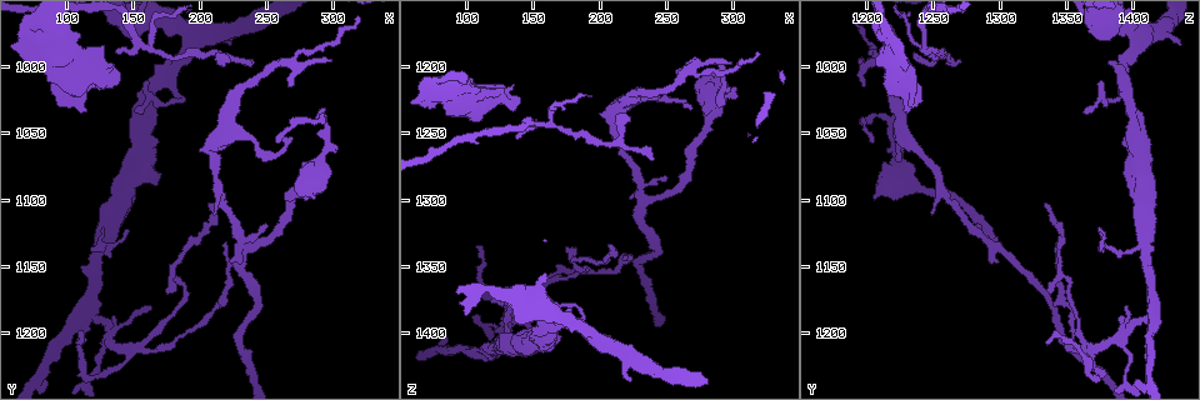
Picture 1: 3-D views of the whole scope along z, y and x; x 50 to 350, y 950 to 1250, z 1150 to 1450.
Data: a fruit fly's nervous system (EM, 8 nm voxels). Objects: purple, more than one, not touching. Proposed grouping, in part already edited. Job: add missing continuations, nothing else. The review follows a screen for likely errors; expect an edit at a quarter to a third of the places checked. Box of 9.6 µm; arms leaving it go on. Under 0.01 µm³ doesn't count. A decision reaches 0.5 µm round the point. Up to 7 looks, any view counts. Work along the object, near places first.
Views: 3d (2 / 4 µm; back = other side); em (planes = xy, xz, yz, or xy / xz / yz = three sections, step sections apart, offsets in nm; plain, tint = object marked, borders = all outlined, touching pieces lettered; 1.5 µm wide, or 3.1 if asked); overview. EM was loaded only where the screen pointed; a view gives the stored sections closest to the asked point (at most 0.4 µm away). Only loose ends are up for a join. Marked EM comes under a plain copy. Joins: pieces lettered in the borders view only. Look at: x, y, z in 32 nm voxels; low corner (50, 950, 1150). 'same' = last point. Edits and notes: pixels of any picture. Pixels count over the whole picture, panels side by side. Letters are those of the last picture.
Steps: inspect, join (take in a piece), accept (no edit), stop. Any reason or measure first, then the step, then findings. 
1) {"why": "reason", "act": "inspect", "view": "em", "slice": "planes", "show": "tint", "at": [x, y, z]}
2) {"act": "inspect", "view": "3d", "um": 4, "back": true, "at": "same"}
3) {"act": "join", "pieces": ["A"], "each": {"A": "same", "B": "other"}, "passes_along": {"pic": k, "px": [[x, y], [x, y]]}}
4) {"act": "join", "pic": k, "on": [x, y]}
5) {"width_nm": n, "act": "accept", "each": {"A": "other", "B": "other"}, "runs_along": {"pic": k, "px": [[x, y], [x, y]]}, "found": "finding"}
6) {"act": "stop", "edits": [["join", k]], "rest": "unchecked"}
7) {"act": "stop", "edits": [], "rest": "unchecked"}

{"why": "thin end", "act": "inspect", "view": "3d", "um": 2, "at": [218, 988, 1234]}

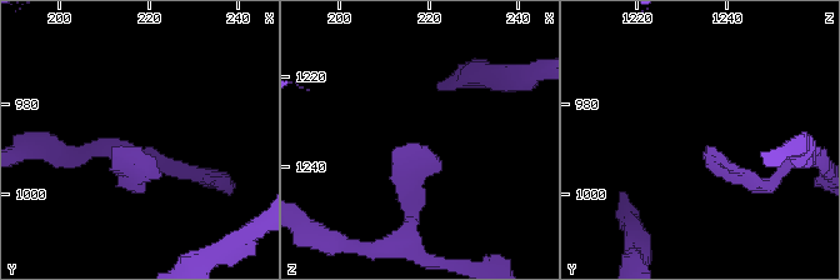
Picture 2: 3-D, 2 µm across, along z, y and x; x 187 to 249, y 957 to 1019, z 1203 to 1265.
{"why": "now the EM", "act": "inspect", "view": "em", "slice": "planes", "show": "borders", "at": [217, 989, 1235]}

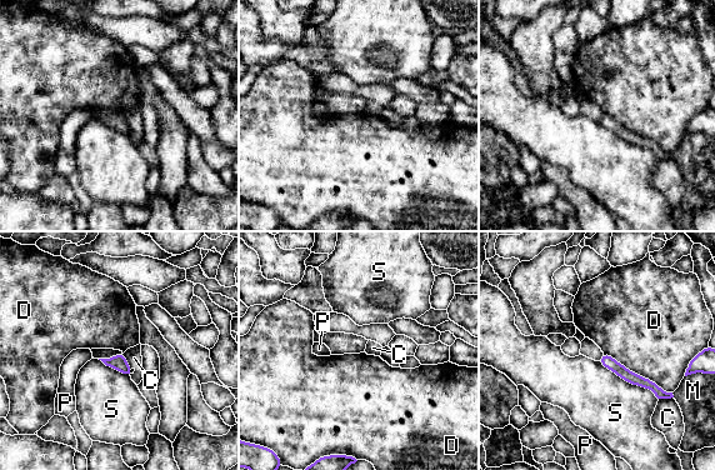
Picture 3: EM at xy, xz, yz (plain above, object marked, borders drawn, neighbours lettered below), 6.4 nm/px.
{"act": "accept", "each": {"C": "other", "D": "other", "M": "other", "P": "other", "S": "other"}, "runs_along": {"pic": 3, "px": [[604, 358], [659, 393]]}, "found": "none of them fits"}

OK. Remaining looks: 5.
{"why": "tapers out", "act": "inspect", "view": "3d", "um": 4, "at": [220, 1132, 1342]}

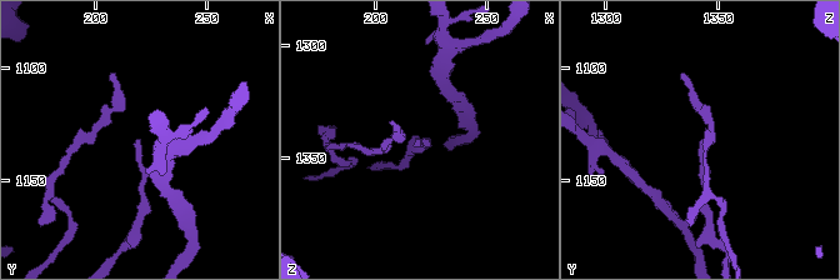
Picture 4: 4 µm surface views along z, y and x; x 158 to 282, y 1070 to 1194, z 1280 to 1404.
{"act": "inspect", "view": "em", "slice": "planes", "show": "borders", "at": [220, 1131, 1343]}

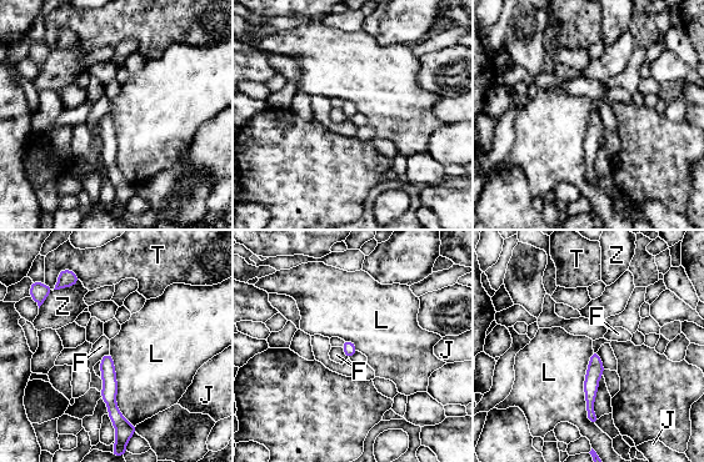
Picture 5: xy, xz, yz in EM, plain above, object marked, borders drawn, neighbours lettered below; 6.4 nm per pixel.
{"longest_contact_nm": ["L", 500], "act": "accept", "each": {"F": "other", "J": "other", "L": "other", "T": "other", "Z": "other"}, "border": {"pic": 5, "px": [[593, 350], [583, 392], [595, 426]]}, "found": "no lettered piece goes on from it"}

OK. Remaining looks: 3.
{"why": "branch stops here", "act": "inspect", "view": "3d", "um": 4, "at": [136, 1188, 1394]}

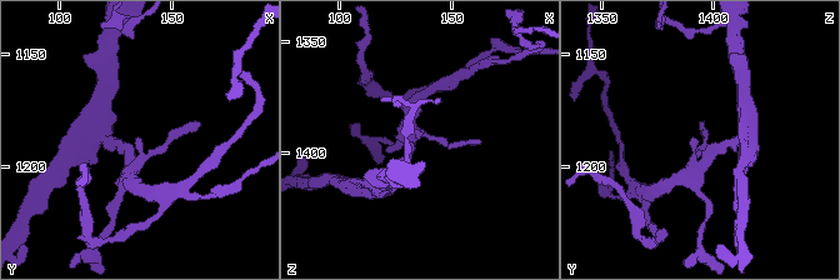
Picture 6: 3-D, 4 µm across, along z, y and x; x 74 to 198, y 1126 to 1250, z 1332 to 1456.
{"why": "need the tissue", "act": "inspect", "view": "em", "slice": "planes", "show": "tint", "at": [137, 1189, 1394]}

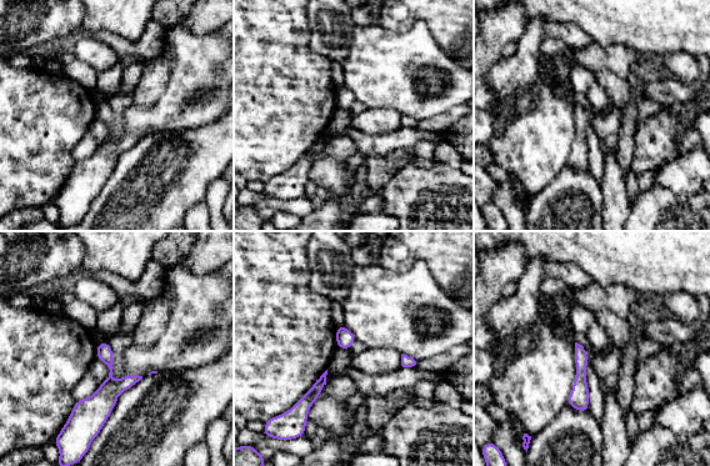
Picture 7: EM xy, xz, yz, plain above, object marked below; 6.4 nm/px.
{"act": "inspect", "view": "em", "slice": "planes", "show": "borders", "at": "same"}

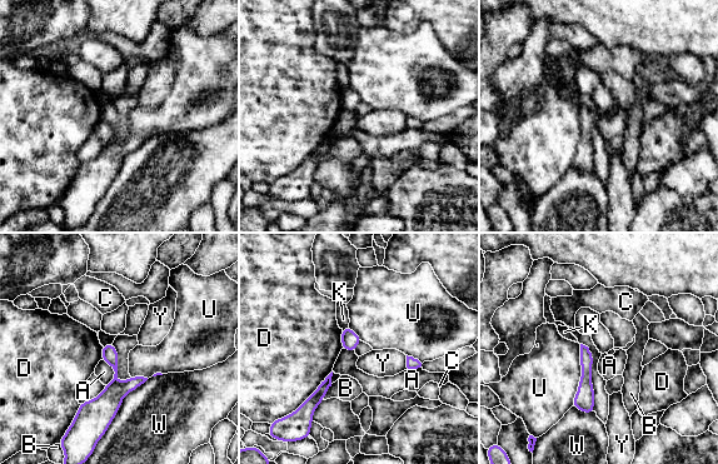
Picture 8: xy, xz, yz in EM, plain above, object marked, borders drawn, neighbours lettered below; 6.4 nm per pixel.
{"act": "accept", "each": {"A": "other", "B": "other", "C": "other", "D": "other", "K": "other", "U": "other", "W": "other", "Y": "other"}, "found": "none of them fits"}

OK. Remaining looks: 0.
{"act": "stop", "edits": [], "rest": "unchecked"}

